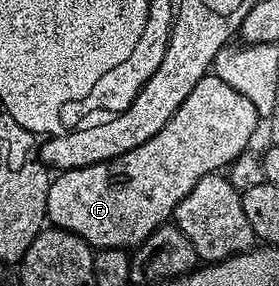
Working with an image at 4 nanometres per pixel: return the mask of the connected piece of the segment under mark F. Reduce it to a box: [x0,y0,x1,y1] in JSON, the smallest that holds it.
[46,75,260,250]

